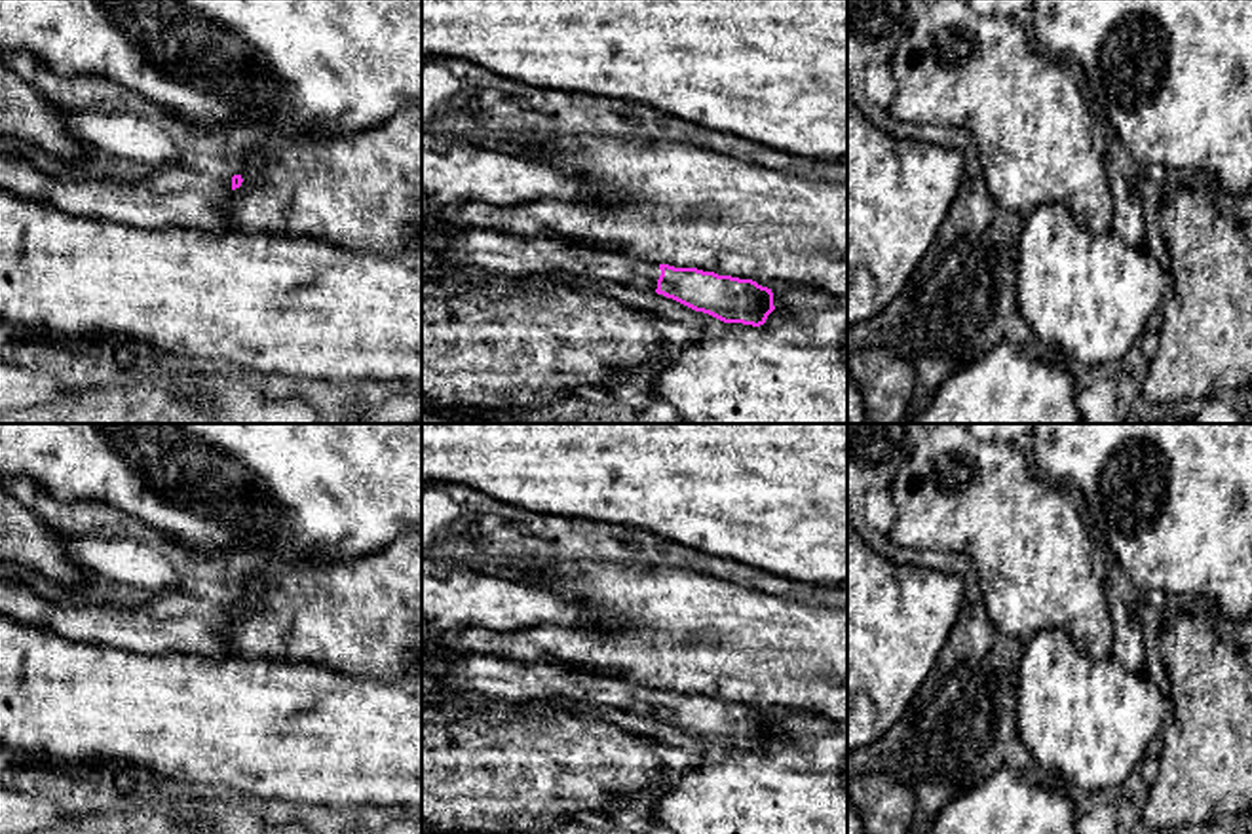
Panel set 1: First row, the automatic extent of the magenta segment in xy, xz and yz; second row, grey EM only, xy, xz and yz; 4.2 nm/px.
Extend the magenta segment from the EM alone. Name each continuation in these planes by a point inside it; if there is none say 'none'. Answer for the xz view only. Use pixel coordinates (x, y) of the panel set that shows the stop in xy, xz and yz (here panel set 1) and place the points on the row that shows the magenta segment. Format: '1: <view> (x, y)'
1: xz (498, 253)

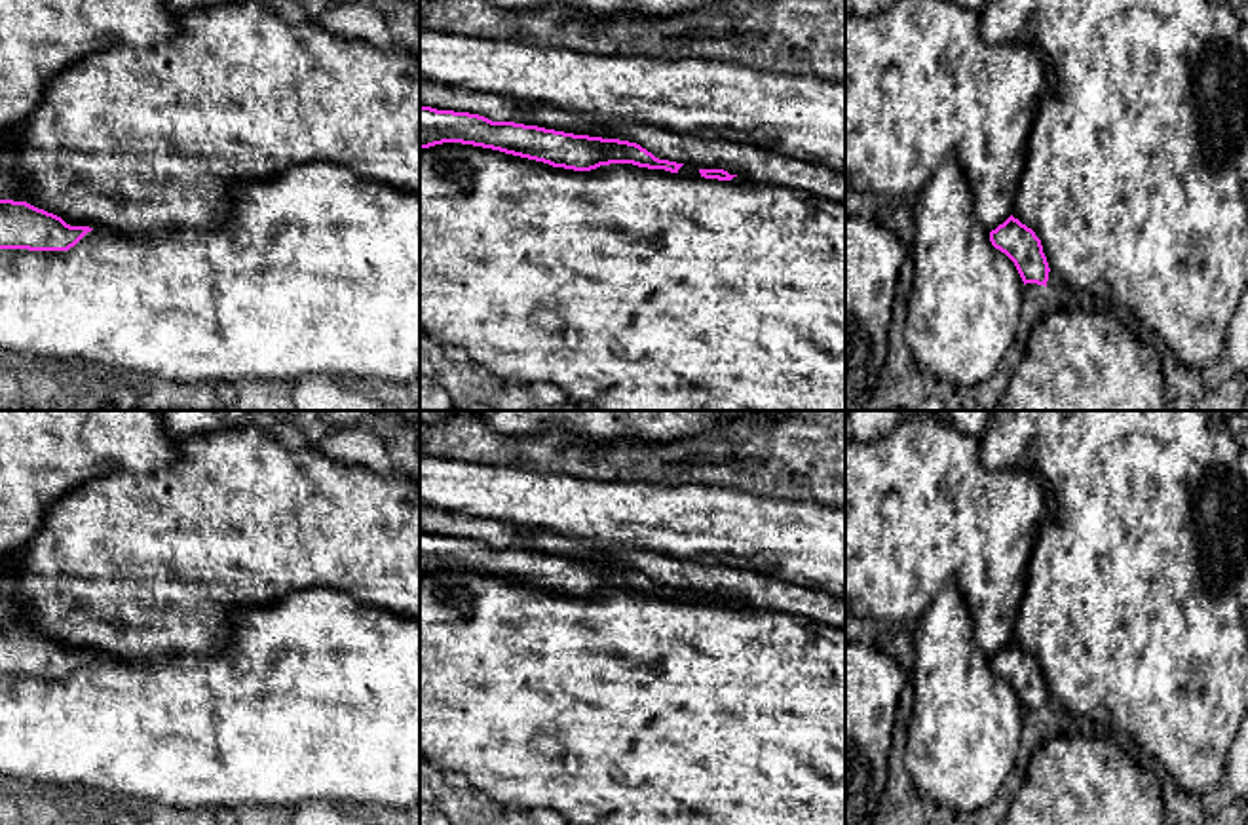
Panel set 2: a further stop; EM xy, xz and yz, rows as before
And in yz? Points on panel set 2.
none

